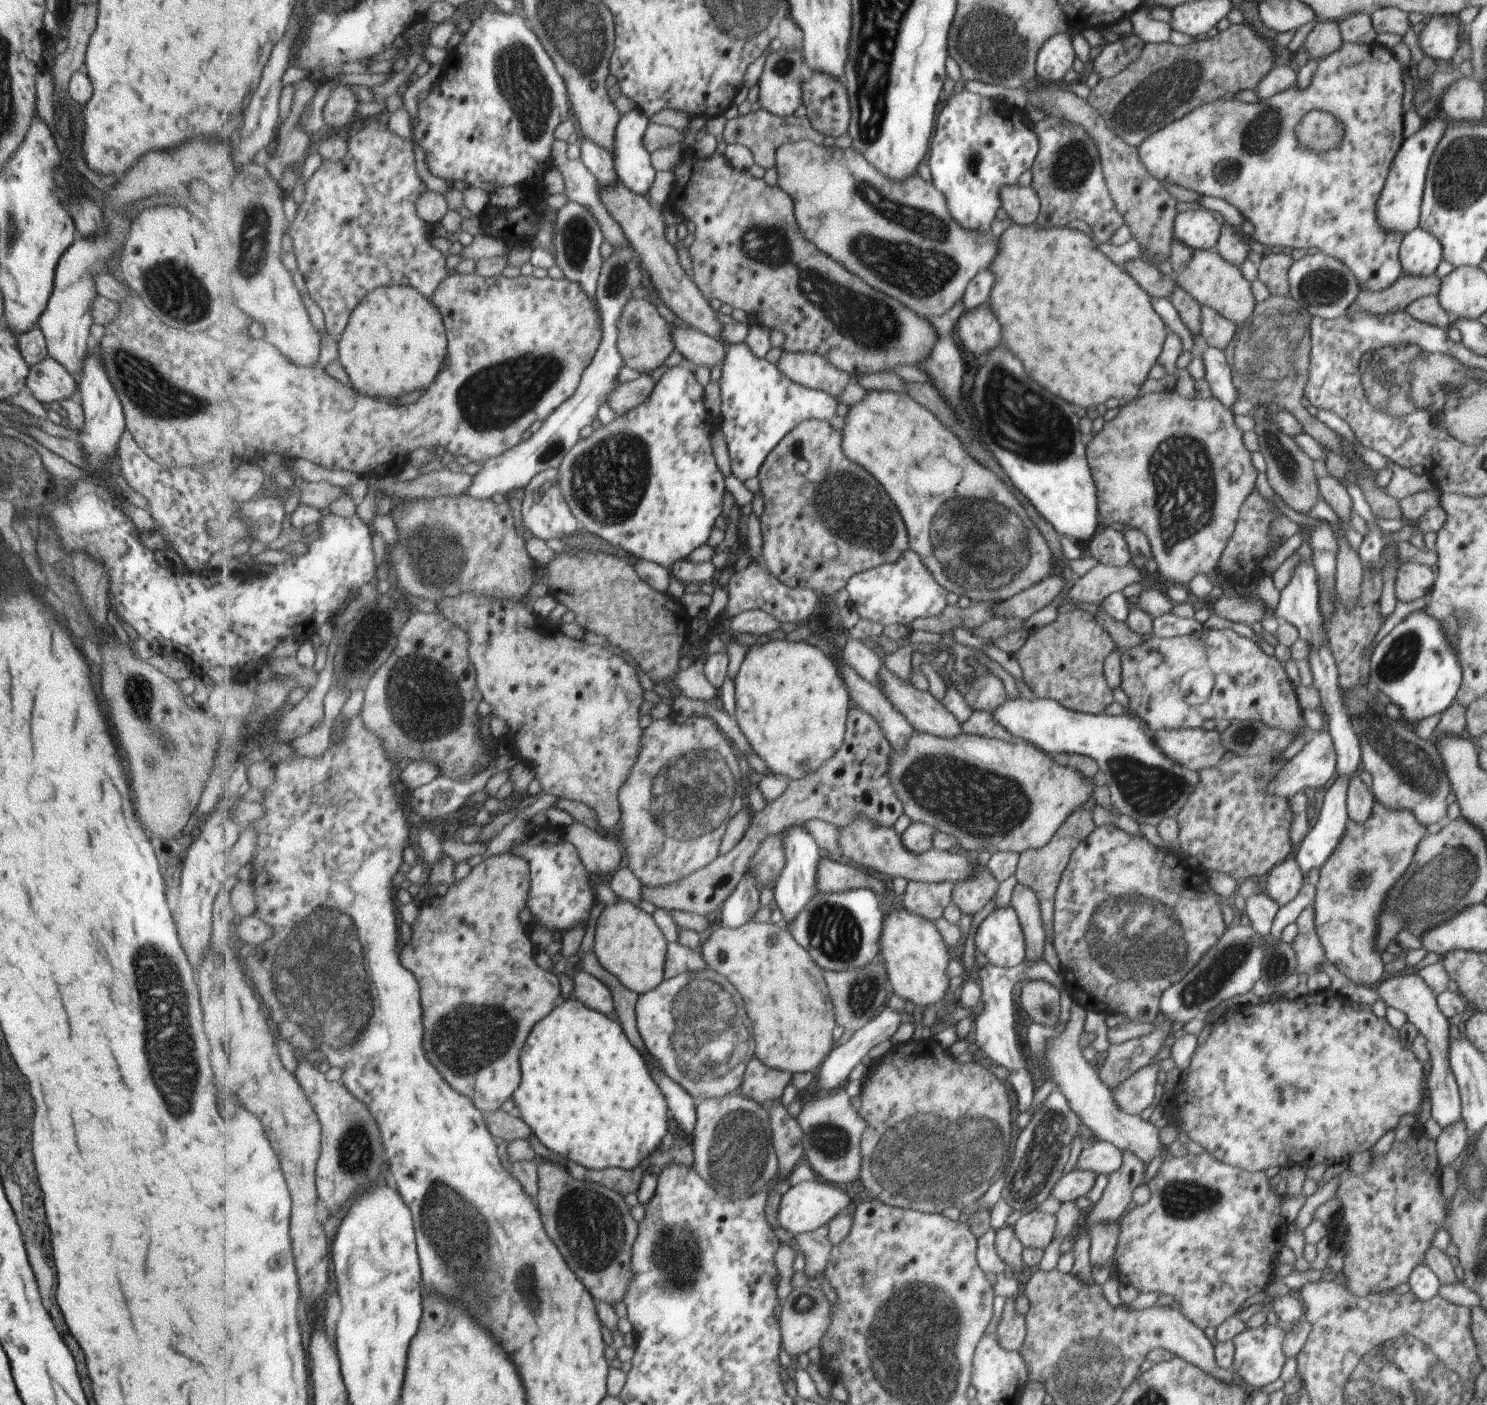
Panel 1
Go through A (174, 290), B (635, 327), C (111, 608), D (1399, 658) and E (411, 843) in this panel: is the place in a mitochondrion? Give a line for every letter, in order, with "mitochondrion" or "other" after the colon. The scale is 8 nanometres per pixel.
A: mitochondrion
B: mitochondrion
C: other
D: mitochondrion
E: other

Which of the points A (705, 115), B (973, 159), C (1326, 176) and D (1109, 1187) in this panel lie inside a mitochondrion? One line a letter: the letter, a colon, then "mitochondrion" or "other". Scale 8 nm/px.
A: other
B: mitochondrion
C: other
D: other

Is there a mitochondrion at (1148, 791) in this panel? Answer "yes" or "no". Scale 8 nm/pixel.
yes

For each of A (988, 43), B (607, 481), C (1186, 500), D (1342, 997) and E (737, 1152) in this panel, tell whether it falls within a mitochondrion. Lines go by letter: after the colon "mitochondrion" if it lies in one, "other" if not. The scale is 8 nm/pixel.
A: mitochondrion
B: mitochondrion
C: mitochondrion
D: other
E: mitochondrion

